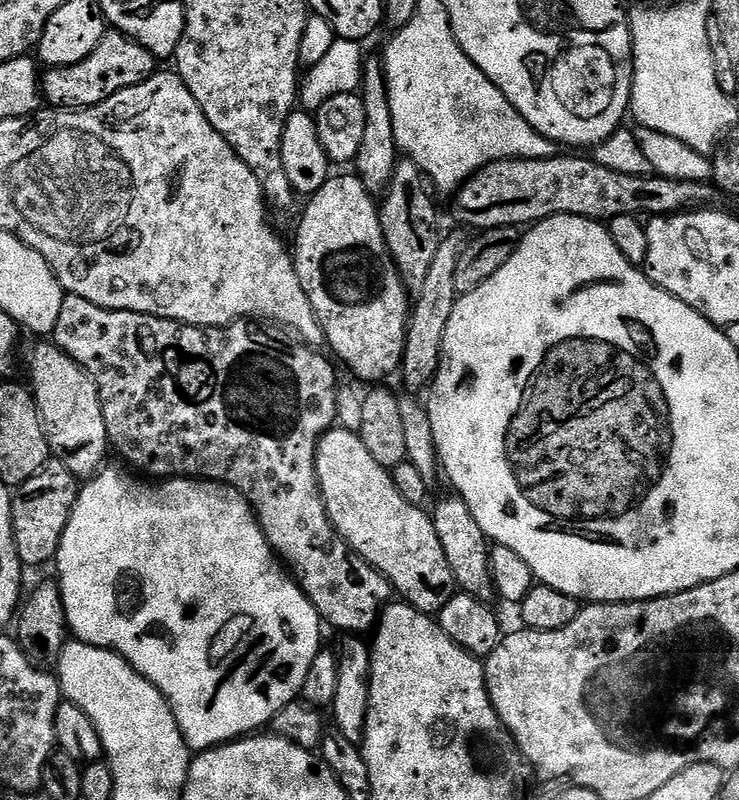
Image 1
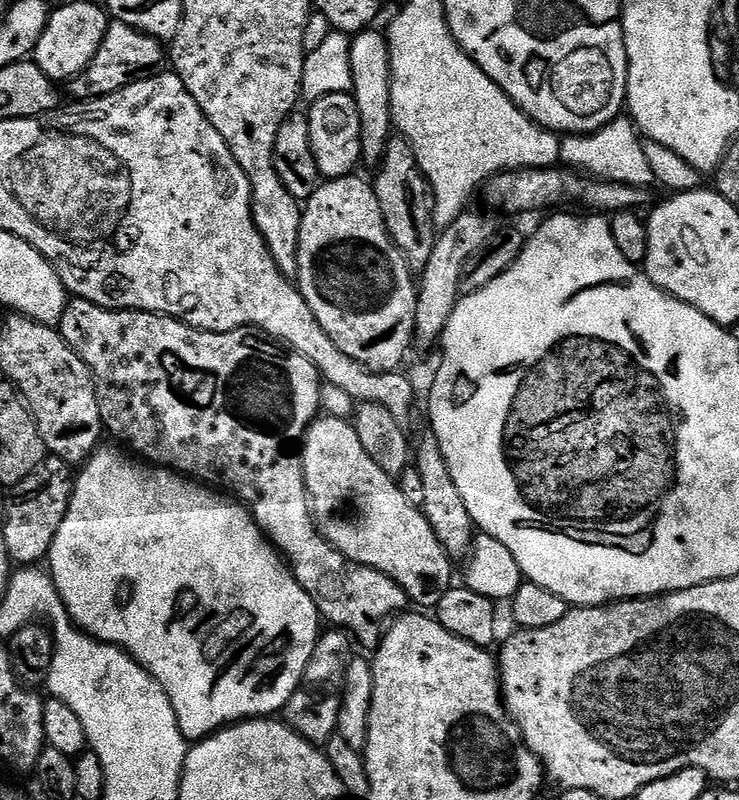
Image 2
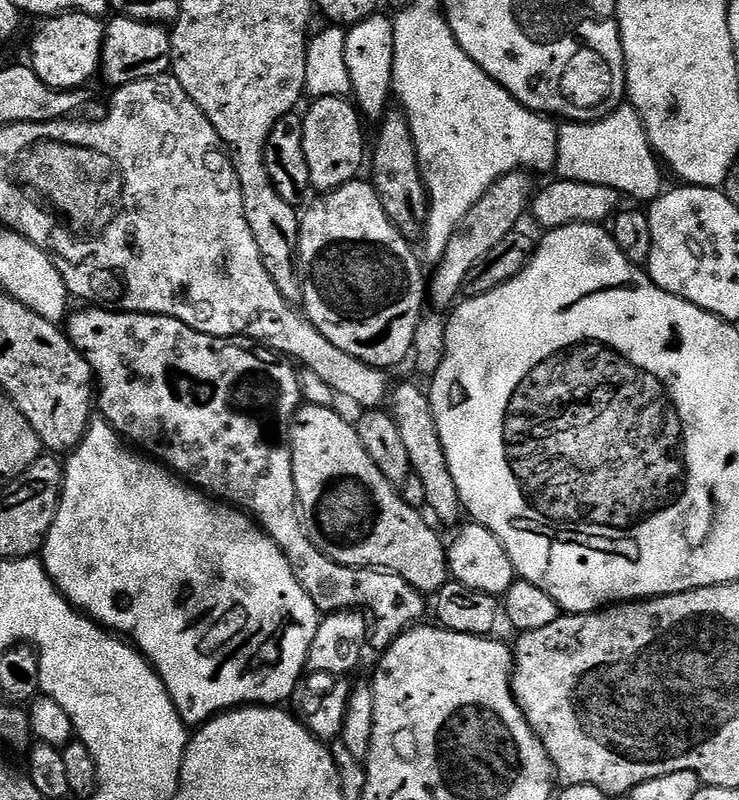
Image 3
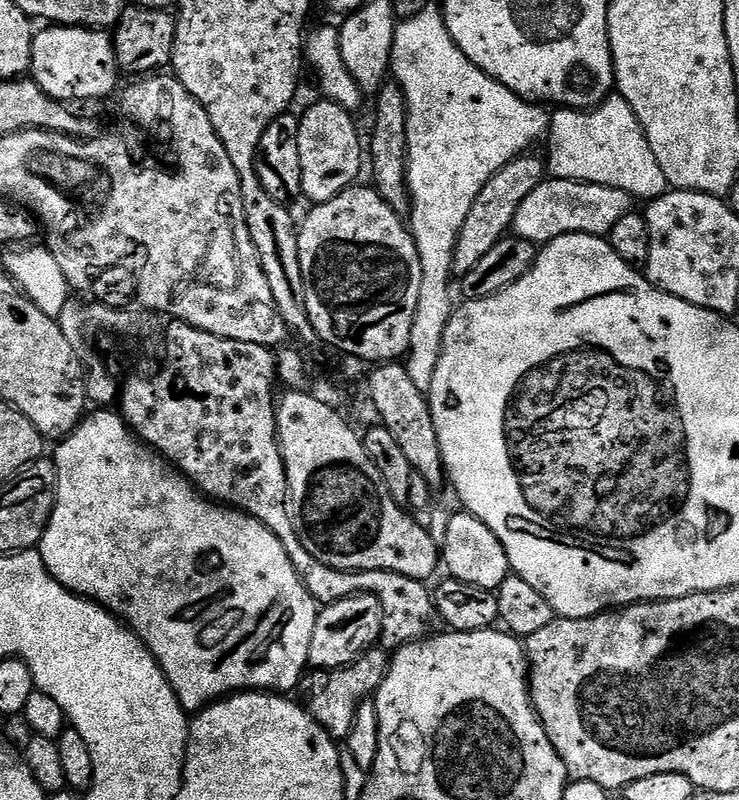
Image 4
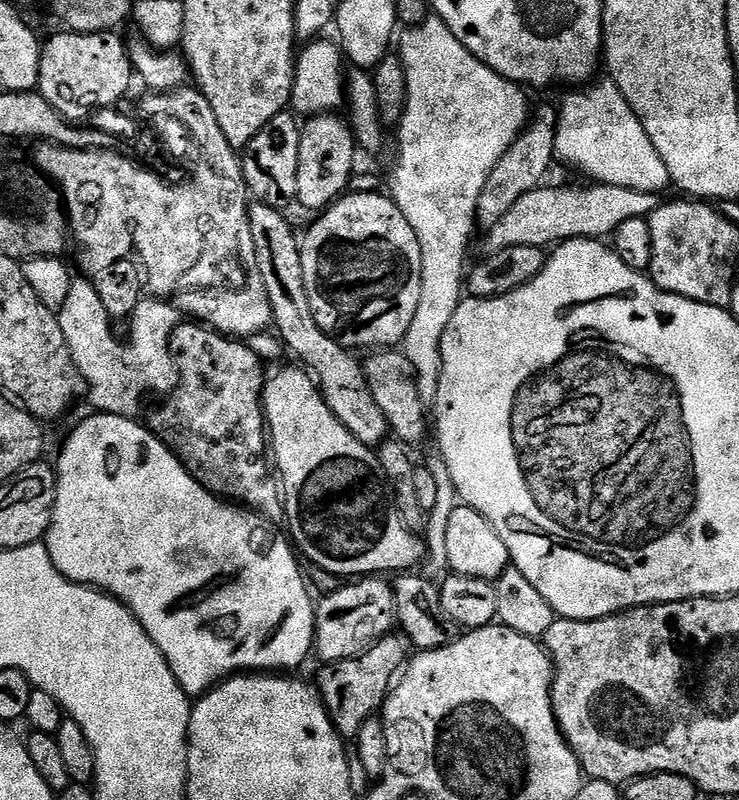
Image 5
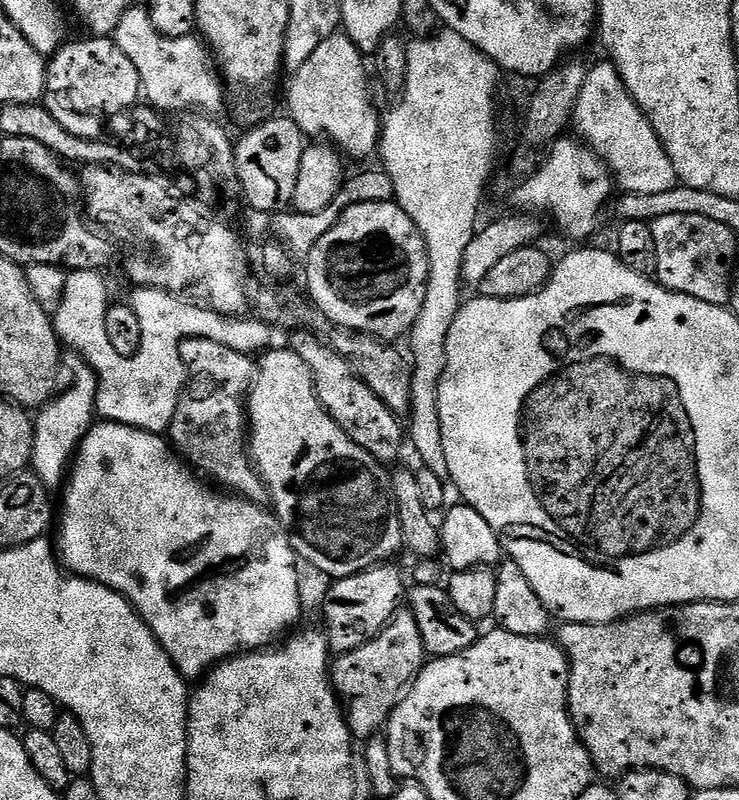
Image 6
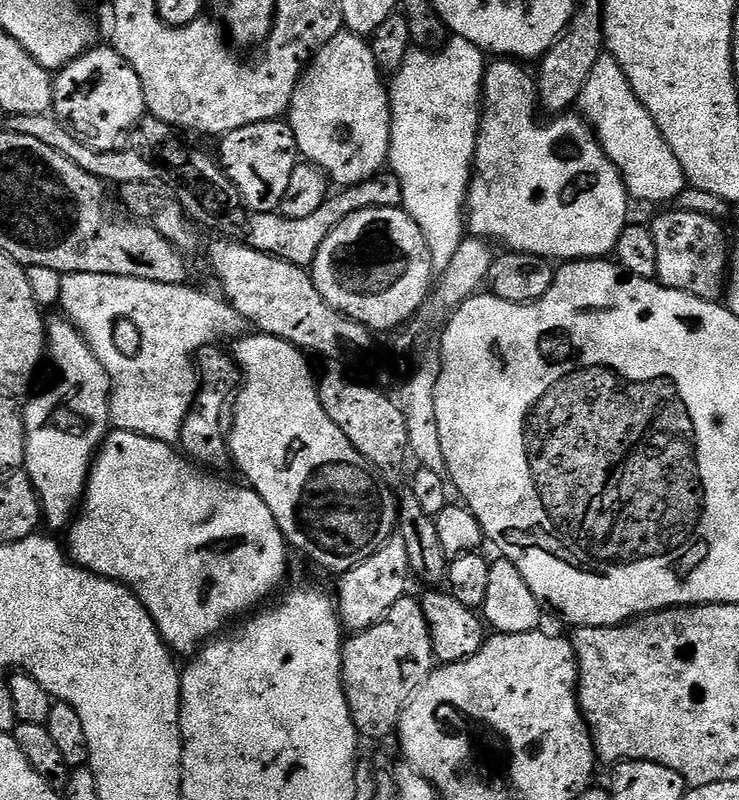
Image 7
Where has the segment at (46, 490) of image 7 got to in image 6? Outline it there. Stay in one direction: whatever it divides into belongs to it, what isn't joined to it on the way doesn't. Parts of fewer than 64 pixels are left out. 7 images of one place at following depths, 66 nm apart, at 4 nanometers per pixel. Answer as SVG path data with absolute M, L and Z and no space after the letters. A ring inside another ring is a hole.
M72 358L66 368L72 371L72 385L59 394L53 395L47 404L35 413L32 430L34 446L32 447L31 471L49 490L59 489L65 483L66 473L73 463L76 449L80 447L88 429L96 416L96 373L84 363L83 359Z

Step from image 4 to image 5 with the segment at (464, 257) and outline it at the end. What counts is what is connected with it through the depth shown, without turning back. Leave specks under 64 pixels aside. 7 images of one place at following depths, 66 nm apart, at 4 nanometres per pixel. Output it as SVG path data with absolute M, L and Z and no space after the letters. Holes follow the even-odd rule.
M555 103L544 104L540 109L531 113L527 126L520 132L519 138L502 154L498 166L490 170L490 178L486 178L486 186L482 186L482 194L478 198L476 207L476 218L481 229L487 230L522 198L522 194L530 194L530 190L541 187L552 168L552 160L557 159L556 155L556 118L558 108Z

